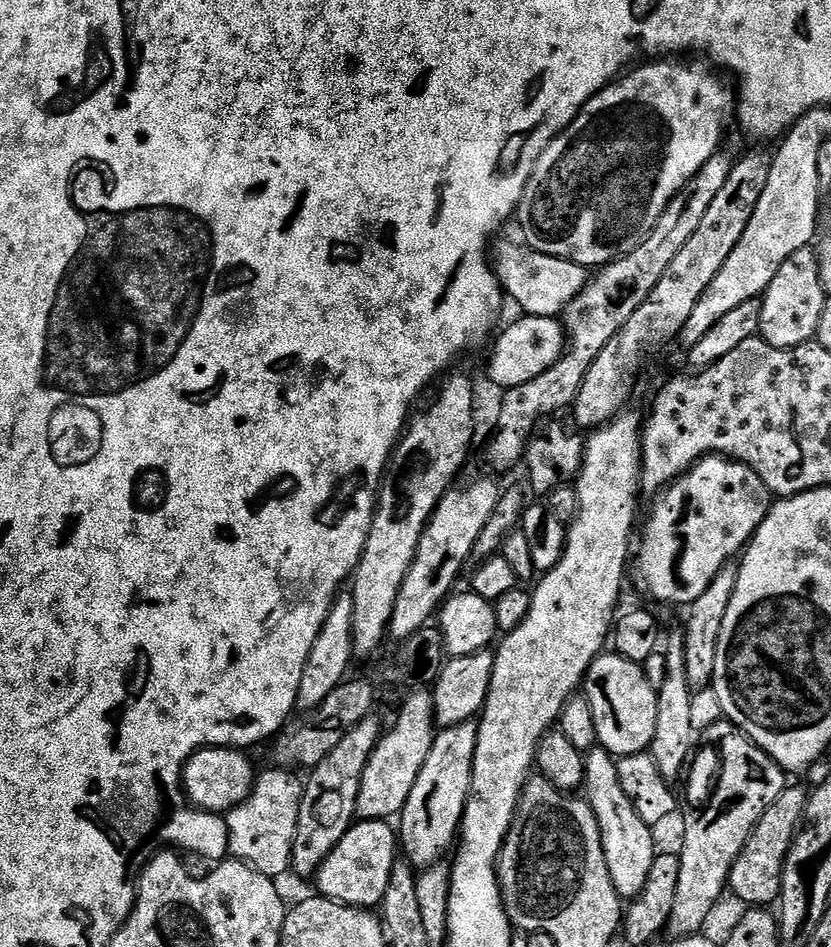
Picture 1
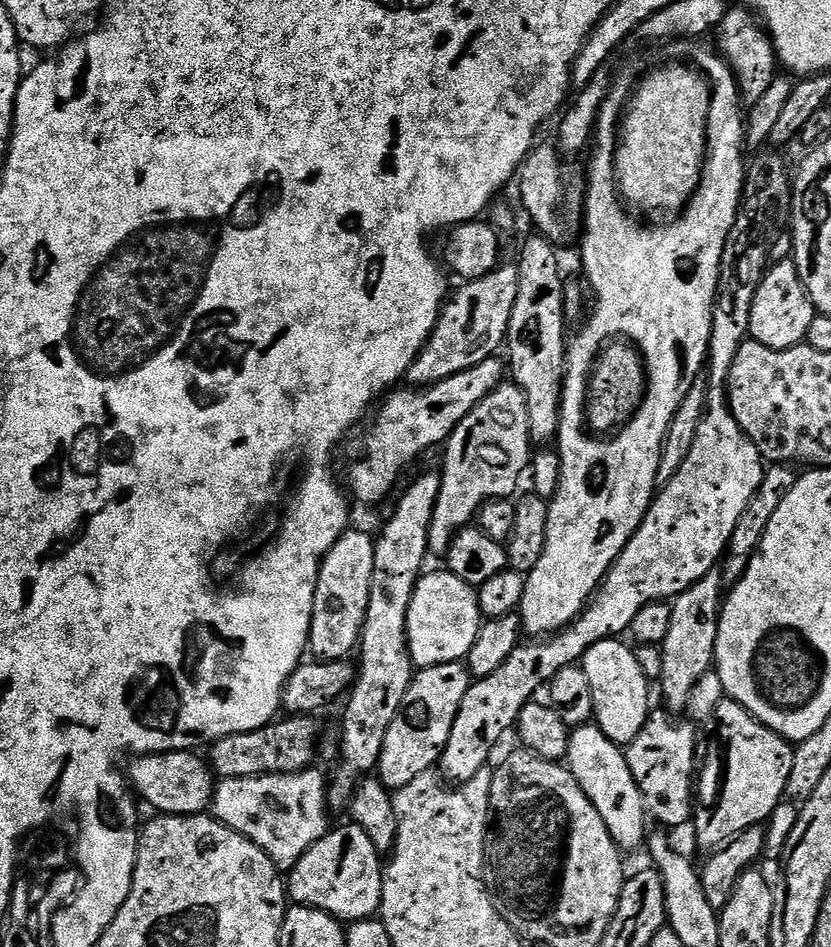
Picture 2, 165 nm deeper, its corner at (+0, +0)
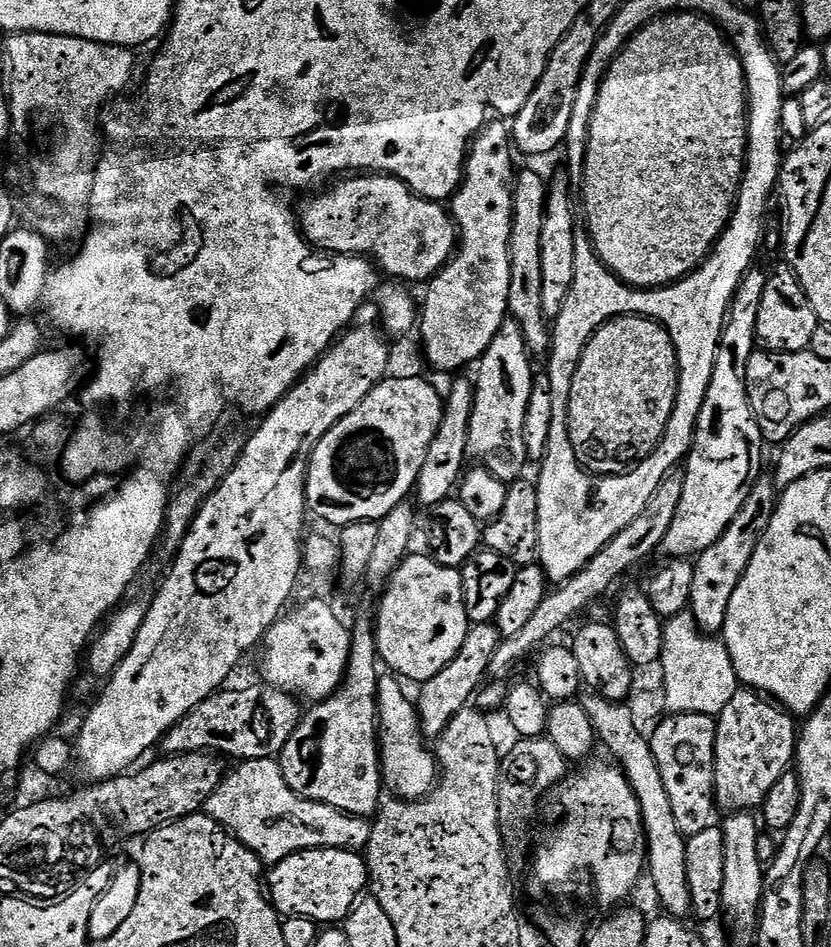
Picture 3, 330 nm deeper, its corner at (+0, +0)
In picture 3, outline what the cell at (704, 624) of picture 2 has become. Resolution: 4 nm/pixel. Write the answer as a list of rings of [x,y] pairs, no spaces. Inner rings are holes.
[[[757,479],[753,483],[750,494],[738,510],[734,522],[705,552],[695,557],[694,590],[690,590],[690,611],[701,629],[709,634],[719,633],[725,624],[726,610],[730,606],[730,598],[746,570],[750,566],[750,558],[754,558],[754,550],[758,542],[766,534],[770,526],[770,518],[776,513],[778,489],[771,479]]]

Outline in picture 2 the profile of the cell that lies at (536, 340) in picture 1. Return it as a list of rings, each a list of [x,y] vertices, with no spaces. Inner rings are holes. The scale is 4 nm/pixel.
[[[499,355],[489,356],[487,360],[478,362],[478,366],[470,366],[470,370],[462,370],[423,390],[404,386],[389,391],[375,409],[377,412],[376,417],[375,412],[371,417],[372,425],[353,444],[343,445],[343,479],[347,491],[353,497],[356,495],[364,504],[376,504],[386,499],[392,487],[399,482],[403,468],[410,467],[427,448],[435,444],[443,445],[458,422],[462,422],[462,418],[466,418],[466,414],[470,414],[470,410],[474,410],[482,398],[500,387],[506,376],[505,361],[500,359]]]

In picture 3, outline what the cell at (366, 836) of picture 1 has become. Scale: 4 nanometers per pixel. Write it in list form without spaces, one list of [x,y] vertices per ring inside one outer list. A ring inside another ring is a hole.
[[[311,848],[305,852],[296,852],[282,862],[271,865],[266,876],[266,892],[273,908],[281,917],[301,916],[315,920],[320,926],[336,926],[348,919],[348,913],[361,899],[360,891],[369,887],[368,866],[365,857],[359,851],[346,848]]]

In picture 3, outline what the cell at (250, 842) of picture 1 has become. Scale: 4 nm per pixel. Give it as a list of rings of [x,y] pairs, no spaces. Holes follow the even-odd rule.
[[[275,759],[245,760],[237,763],[235,767],[236,769],[233,772],[231,769],[221,784],[210,794],[206,815],[217,820],[226,831],[241,840],[265,865],[277,864],[296,852],[305,852],[311,848],[367,849],[372,826],[365,817],[349,816],[347,812],[339,812],[334,806],[307,800],[294,794],[294,790],[286,786],[286,778]]]

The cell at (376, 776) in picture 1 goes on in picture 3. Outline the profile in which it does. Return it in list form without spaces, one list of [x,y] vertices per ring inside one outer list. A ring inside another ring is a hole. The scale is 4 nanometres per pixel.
[[[495,623],[472,624],[468,629],[466,642],[462,642],[460,653],[442,671],[434,674],[434,678],[423,681],[421,688],[424,689],[420,692],[420,700],[418,696],[418,711],[420,728],[425,737],[438,738],[442,734],[442,730],[446,730],[450,718],[454,718],[454,714],[458,714],[458,710],[469,707],[471,700],[468,699],[471,696],[473,699],[485,683],[488,667],[498,650],[501,639]]]

